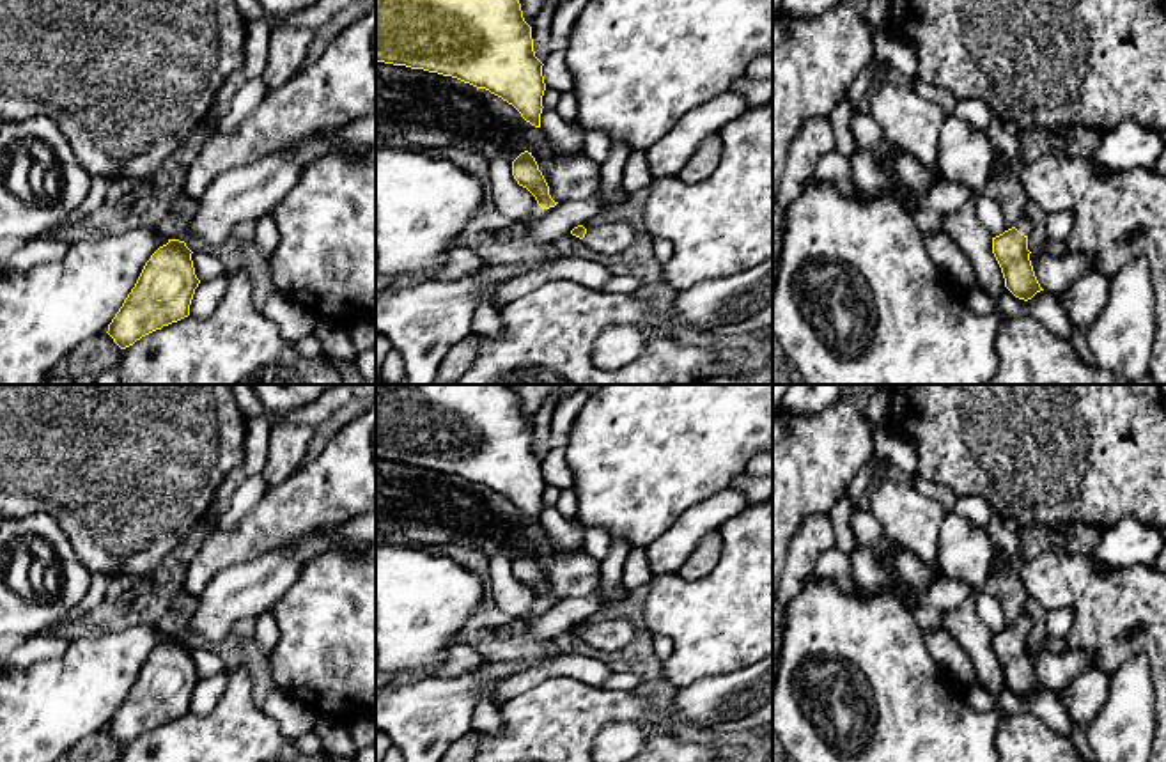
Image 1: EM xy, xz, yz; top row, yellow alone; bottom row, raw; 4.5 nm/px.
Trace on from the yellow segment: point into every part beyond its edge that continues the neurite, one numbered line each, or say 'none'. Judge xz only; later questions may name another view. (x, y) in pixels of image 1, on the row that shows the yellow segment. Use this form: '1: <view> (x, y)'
1: xz (615, 238)

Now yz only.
1: yz (1023, 225)

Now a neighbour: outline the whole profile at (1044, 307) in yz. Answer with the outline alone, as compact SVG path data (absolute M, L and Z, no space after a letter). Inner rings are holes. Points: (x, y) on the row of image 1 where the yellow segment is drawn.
M1007 287L998 299L998 310L1003 317L1031 317L1040 321L1056 337L1069 340L1072 323L1067 317L1061 299L1047 291L1037 292L1024 301L1015 298Z

